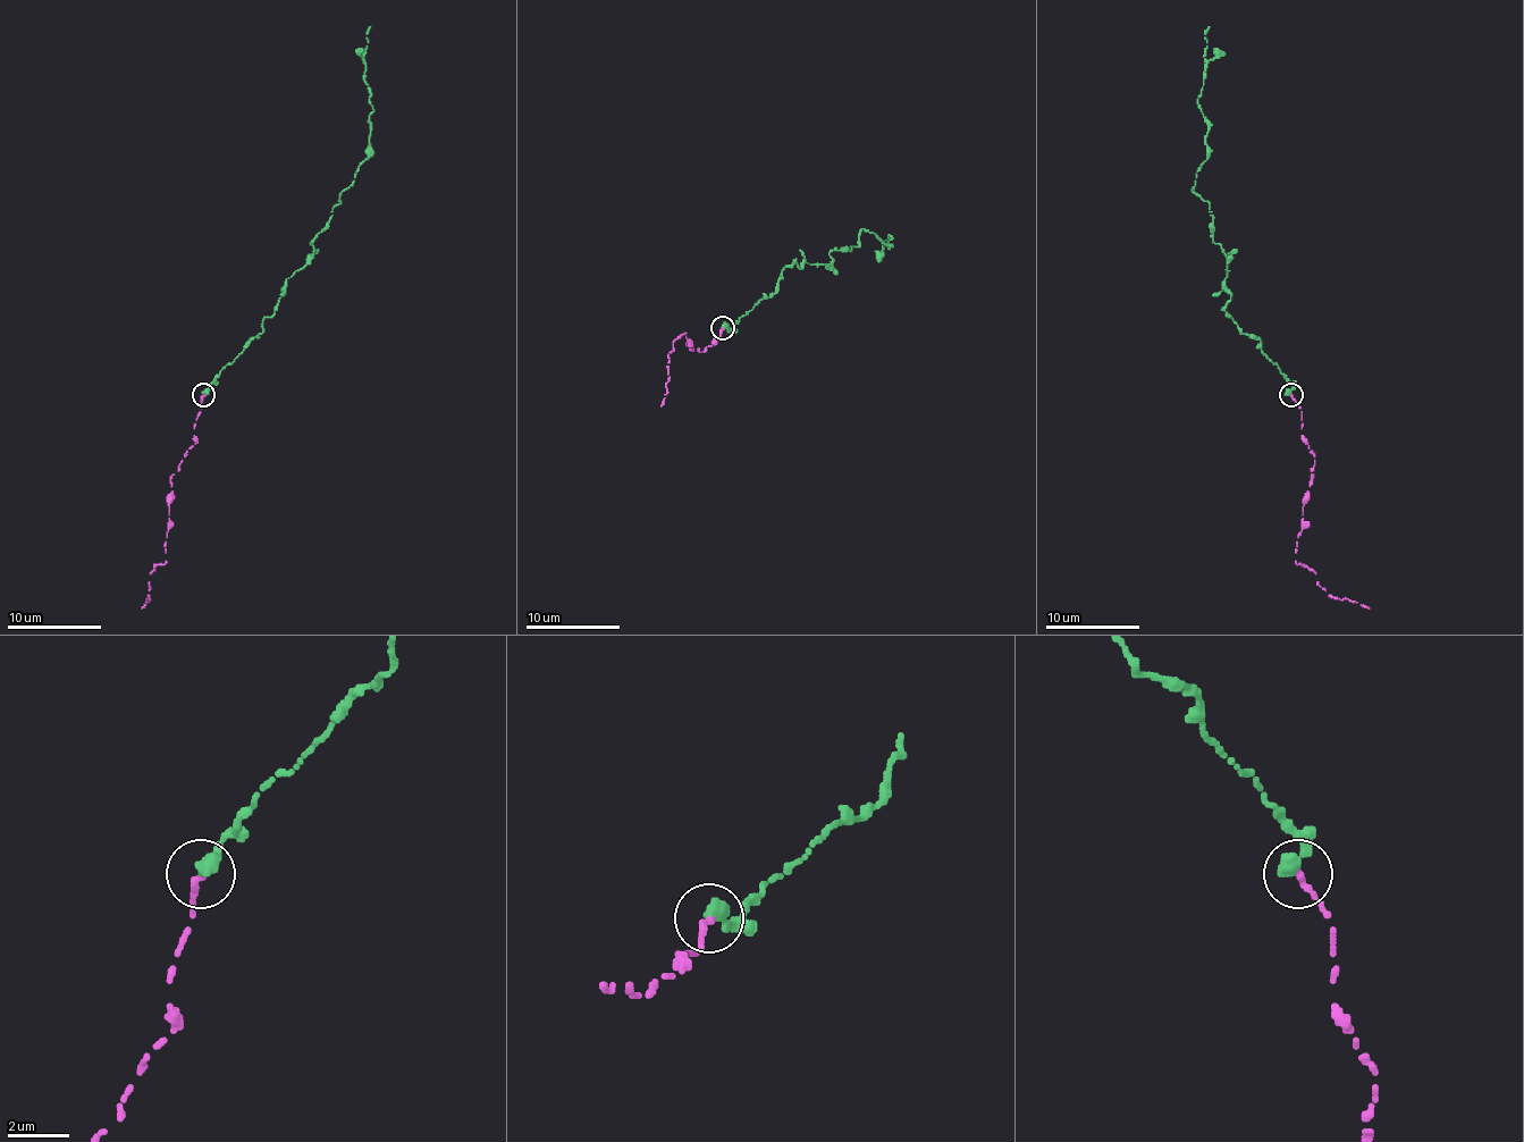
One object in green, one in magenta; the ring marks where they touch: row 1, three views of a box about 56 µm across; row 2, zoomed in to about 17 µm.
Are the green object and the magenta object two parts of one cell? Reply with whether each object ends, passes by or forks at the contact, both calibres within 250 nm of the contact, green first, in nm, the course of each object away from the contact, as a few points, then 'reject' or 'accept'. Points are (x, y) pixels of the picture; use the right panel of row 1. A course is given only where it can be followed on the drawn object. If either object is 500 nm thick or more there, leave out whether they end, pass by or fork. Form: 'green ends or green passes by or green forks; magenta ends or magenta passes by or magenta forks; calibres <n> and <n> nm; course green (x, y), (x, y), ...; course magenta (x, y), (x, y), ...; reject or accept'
green ends; magenta ends; calibres 440 and 240 nm; course green (1290, 395), (1223, 310), (1227, 253), (1190, 190), (1207, 159), (1198, 94), (1210, 26); course magenta (1290, 395), (1302, 412), (1302, 438), (1314, 454), (1295, 561), (1316, 573), (1316, 582), (1328, 595), (1369, 609); accept

